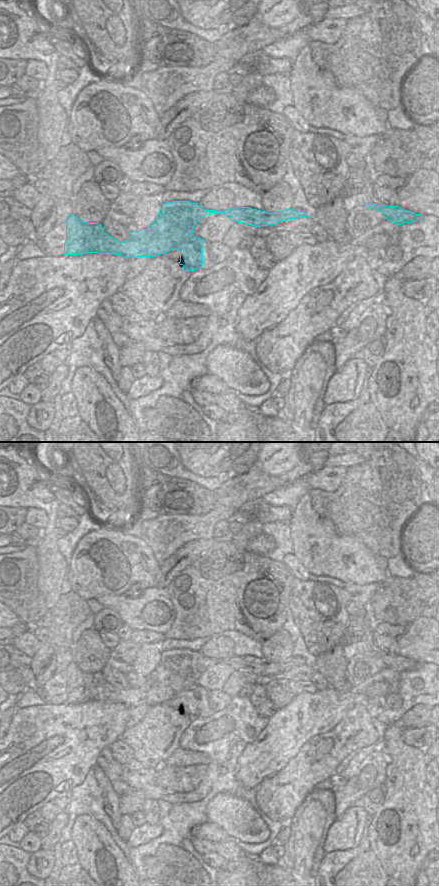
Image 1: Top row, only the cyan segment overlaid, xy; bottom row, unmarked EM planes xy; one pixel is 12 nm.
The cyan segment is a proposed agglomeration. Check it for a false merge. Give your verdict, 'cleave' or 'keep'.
cleave

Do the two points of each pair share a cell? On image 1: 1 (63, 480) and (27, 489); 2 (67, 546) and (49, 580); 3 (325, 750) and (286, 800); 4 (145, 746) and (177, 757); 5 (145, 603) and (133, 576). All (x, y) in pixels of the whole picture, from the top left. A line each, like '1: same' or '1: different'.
1: different
2: different
3: same
4: different
5: different

